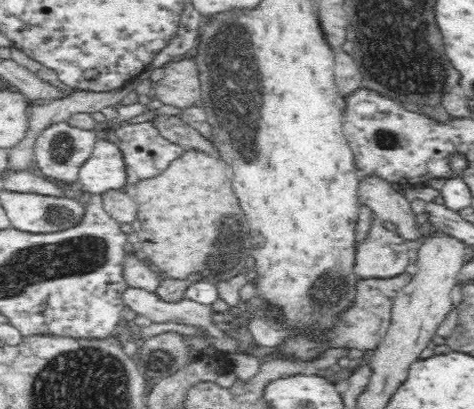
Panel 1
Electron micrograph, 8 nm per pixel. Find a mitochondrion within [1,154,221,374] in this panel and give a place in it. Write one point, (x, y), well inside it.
(60, 215)

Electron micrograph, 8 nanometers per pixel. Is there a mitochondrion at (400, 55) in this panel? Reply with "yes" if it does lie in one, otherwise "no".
yes

